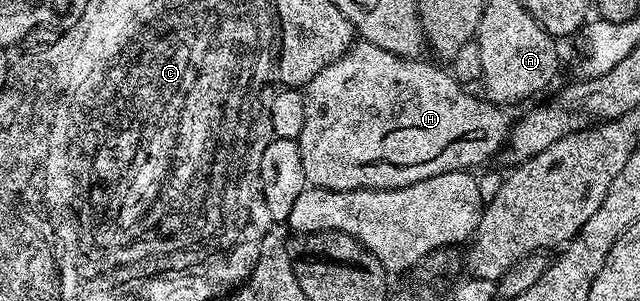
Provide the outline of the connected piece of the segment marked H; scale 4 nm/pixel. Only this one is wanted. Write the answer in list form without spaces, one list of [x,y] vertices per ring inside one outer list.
[[[356,41],[341,59],[311,79],[304,91],[306,125],[298,140],[307,186],[335,191],[402,189],[426,177],[438,177],[438,173],[476,169],[507,144],[507,110],[479,94],[471,95],[451,70],[424,61],[420,57],[403,59],[373,43]]]

